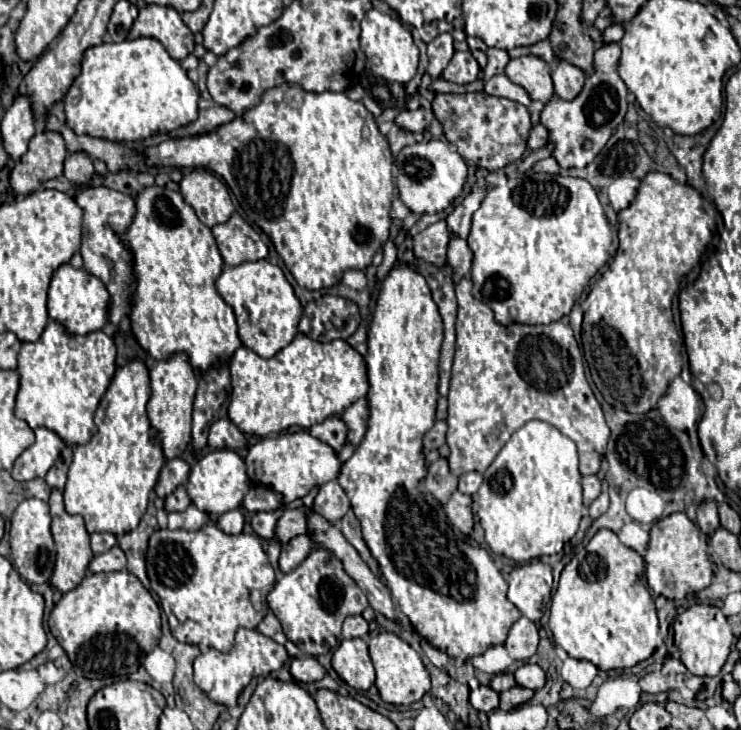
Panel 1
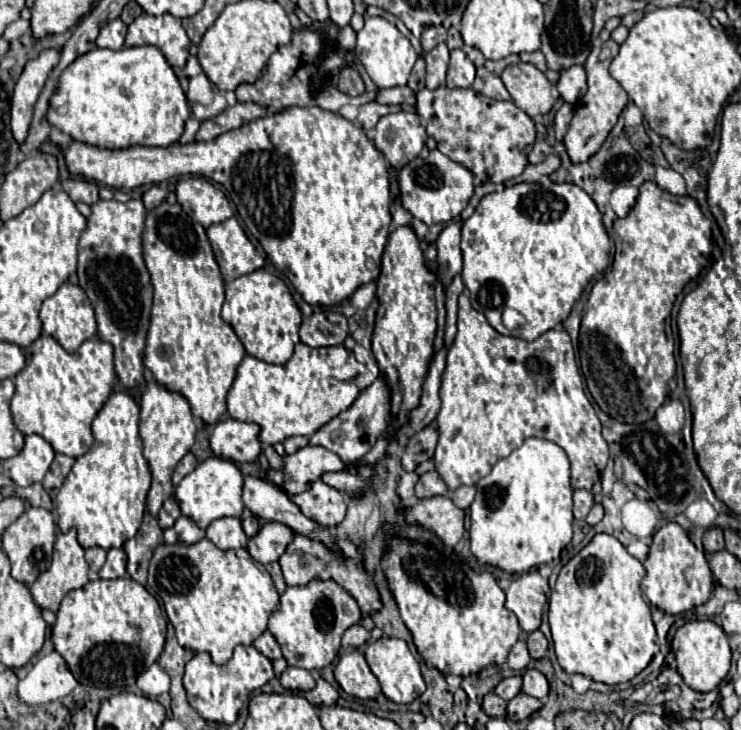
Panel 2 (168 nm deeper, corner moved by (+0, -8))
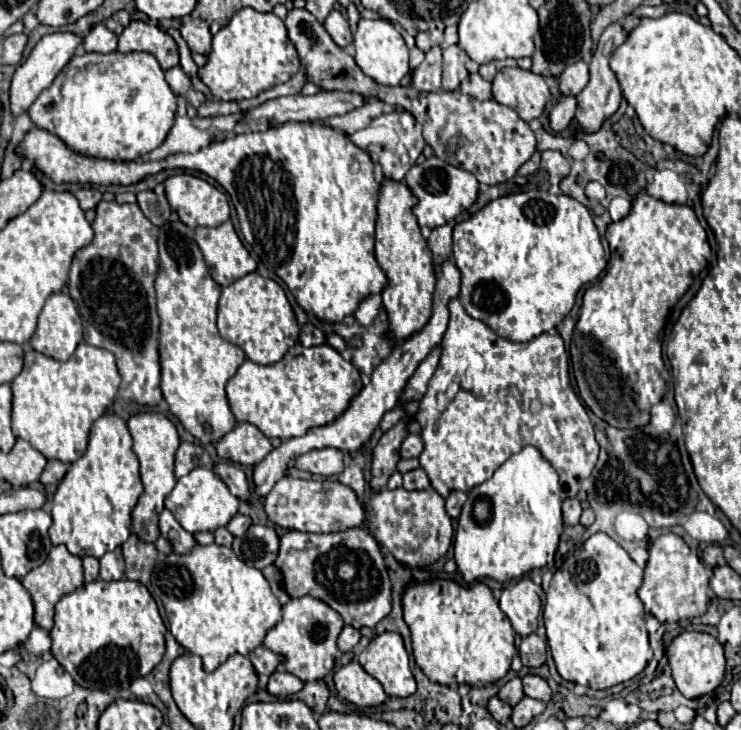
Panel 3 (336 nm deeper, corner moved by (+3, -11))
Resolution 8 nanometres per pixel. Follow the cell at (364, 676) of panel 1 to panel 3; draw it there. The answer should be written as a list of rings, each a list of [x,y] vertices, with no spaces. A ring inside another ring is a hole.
[[[357,660],[341,666],[333,680],[337,694],[355,706],[379,706],[387,698],[383,686],[373,676],[369,676]]]

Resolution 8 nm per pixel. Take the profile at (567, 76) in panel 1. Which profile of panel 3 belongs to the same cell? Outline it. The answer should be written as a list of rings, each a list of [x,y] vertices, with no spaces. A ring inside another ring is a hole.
[[[583,60],[567,66],[559,76],[559,90],[563,96],[577,96],[589,82],[589,68]]]

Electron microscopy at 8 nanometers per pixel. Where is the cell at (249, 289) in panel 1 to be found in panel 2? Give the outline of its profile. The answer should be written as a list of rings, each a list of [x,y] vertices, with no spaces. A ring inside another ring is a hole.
[[[256,269],[254,273],[242,275],[226,283],[222,319],[234,329],[248,355],[266,363],[286,363],[292,357],[294,345],[300,341],[298,329],[302,323],[302,315],[290,295],[290,289],[280,277],[264,269]]]

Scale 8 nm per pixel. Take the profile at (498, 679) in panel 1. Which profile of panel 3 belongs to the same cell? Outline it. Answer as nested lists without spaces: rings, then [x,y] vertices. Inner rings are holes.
[[[513,678],[509,680],[501,690],[499,690],[499,700],[503,700],[505,704],[509,706],[515,706],[525,694],[523,694],[523,684],[521,684],[521,678]]]

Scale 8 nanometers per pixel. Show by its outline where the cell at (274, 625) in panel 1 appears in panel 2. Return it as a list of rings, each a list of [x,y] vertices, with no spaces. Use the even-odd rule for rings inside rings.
[[[264,631],[264,633],[254,641],[254,647],[256,647],[262,655],[266,655],[270,661],[274,661],[274,659],[280,659],[280,657],[282,657],[280,645],[276,643],[276,639],[272,637],[272,633],[270,633],[270,631]]]

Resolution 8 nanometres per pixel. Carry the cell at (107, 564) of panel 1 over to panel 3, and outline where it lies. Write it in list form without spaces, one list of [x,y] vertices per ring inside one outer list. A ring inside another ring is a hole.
[[[119,548],[113,552],[107,552],[99,562],[101,562],[101,578],[103,580],[121,580],[123,578],[125,562],[123,562],[123,554]]]

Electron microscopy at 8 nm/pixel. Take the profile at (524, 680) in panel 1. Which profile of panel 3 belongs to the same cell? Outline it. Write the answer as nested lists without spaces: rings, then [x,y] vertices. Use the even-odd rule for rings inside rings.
[[[535,674],[523,676],[523,690],[525,690],[525,696],[529,696],[529,698],[541,700],[541,702],[551,700],[551,688],[547,686],[547,682],[541,676],[535,676]]]

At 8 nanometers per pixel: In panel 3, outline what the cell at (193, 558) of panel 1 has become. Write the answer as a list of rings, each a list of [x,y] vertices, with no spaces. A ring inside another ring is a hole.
[[[195,544],[189,554],[167,554],[155,564],[151,586],[155,598],[163,602],[171,634],[183,648],[203,658],[203,666],[207,672],[217,670],[231,654],[253,652],[257,646],[261,646],[265,634],[281,620],[281,604],[273,596],[265,576],[257,568],[247,566],[235,556],[231,548],[225,546]]]

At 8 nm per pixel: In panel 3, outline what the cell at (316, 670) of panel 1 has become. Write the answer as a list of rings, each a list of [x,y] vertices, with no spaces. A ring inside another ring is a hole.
[[[281,670],[273,672],[269,678],[269,684],[267,684],[267,692],[281,700],[299,692],[301,688],[303,688],[303,682],[297,676],[293,676],[289,672],[281,672]]]

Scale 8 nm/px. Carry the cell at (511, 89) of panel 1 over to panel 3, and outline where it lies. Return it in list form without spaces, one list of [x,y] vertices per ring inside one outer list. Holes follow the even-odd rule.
[[[471,74],[467,80],[463,80],[459,90],[463,94],[469,94],[469,96],[477,98],[477,100],[491,100],[493,98],[493,94],[491,94],[491,82],[487,82],[479,74]]]

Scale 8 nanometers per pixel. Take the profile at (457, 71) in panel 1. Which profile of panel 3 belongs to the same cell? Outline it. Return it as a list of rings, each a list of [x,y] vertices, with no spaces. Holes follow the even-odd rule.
[[[449,46],[443,50],[443,90],[457,90],[469,76],[462,53],[459,46]]]

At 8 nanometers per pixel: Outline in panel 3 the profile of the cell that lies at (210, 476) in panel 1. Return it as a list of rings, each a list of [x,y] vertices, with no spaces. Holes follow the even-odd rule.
[[[195,468],[187,476],[177,480],[177,486],[167,494],[165,508],[173,512],[177,522],[187,532],[213,532],[219,526],[227,526],[239,510],[239,500],[229,492],[227,484],[217,476],[213,468]]]

